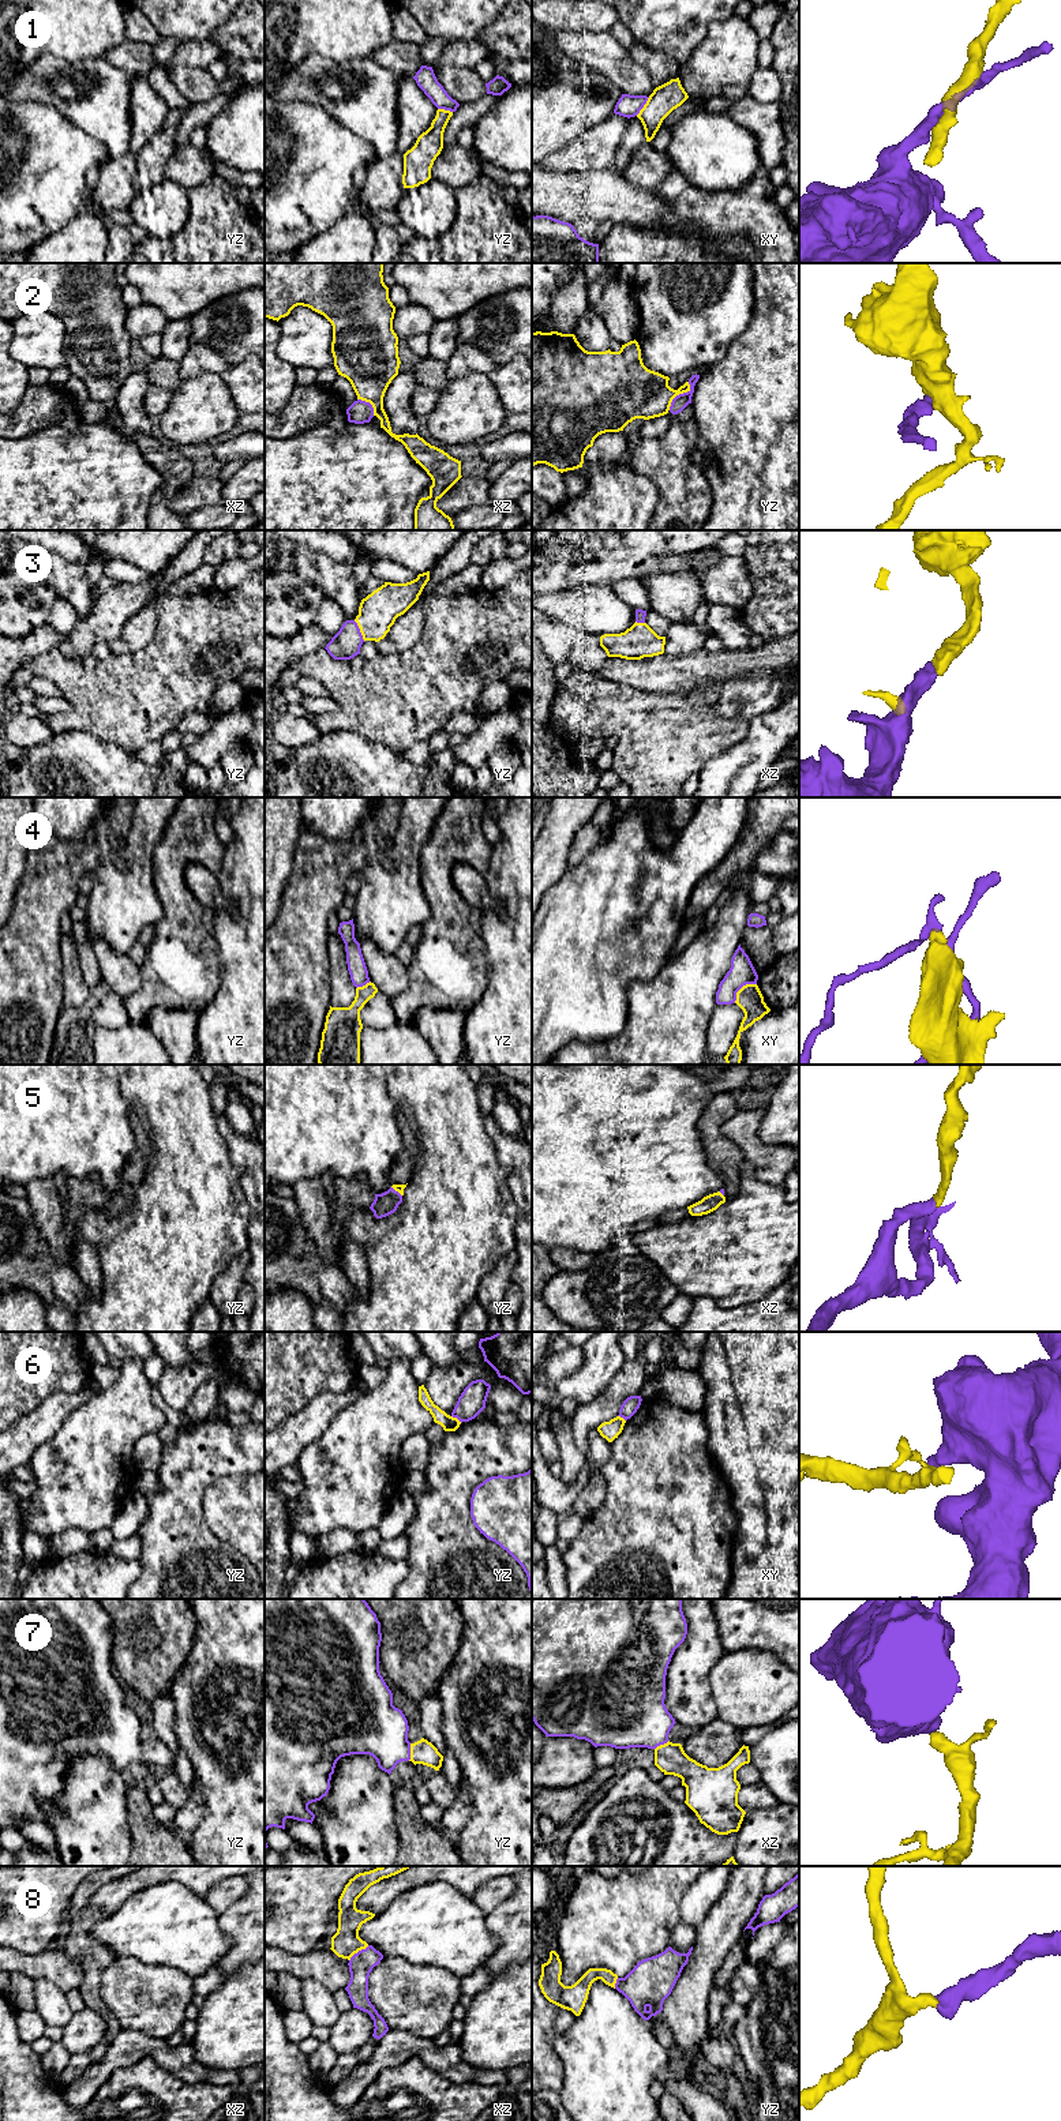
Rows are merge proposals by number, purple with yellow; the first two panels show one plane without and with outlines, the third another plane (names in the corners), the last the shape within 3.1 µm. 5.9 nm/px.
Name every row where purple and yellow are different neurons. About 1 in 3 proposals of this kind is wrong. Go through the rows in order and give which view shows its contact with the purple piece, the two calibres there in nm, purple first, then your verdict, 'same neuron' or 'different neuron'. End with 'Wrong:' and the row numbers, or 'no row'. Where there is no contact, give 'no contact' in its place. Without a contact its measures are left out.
1: contact in xy; calibres 130 and 160 nm; different neuron
2: contact in yz; calibres 90 and 300 nm; different neuron
3: contact in yz; calibres 170 and 220 nm; same neuron
4: contact in xy; calibres 150 and 160 nm; different neuron
5: contact in yz; calibres 140 and 50 nm; same neuron
6: contact in yz; calibres 160 and 90 nm; different neuron
7: contact in yz; calibres 320 and 140 nm; same neuron
8: contact in xz; calibres 140 and 170 nm; same neuron
Wrong: 1, 2, 4, 6

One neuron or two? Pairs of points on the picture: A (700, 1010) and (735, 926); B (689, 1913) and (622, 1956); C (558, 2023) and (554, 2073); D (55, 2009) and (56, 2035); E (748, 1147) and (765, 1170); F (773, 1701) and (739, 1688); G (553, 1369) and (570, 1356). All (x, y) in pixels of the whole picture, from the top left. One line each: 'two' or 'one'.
A: one
B: two
C: one
D: two
E: one
F: one
G: one

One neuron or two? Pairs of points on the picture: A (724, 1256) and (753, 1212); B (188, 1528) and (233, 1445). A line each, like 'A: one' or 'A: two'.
A: one
B: one

